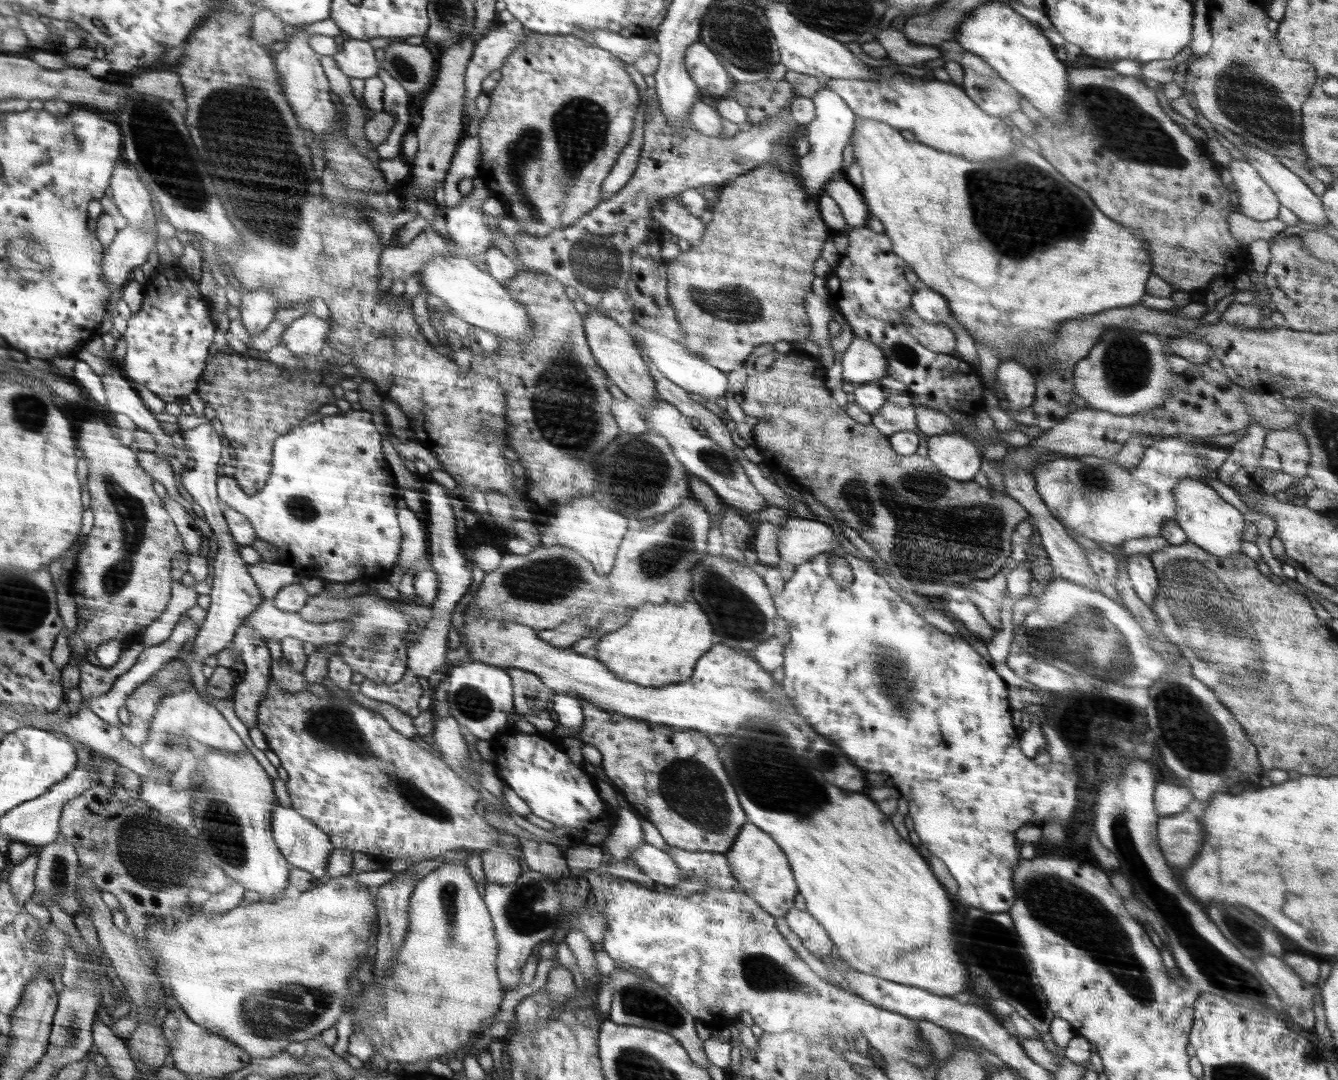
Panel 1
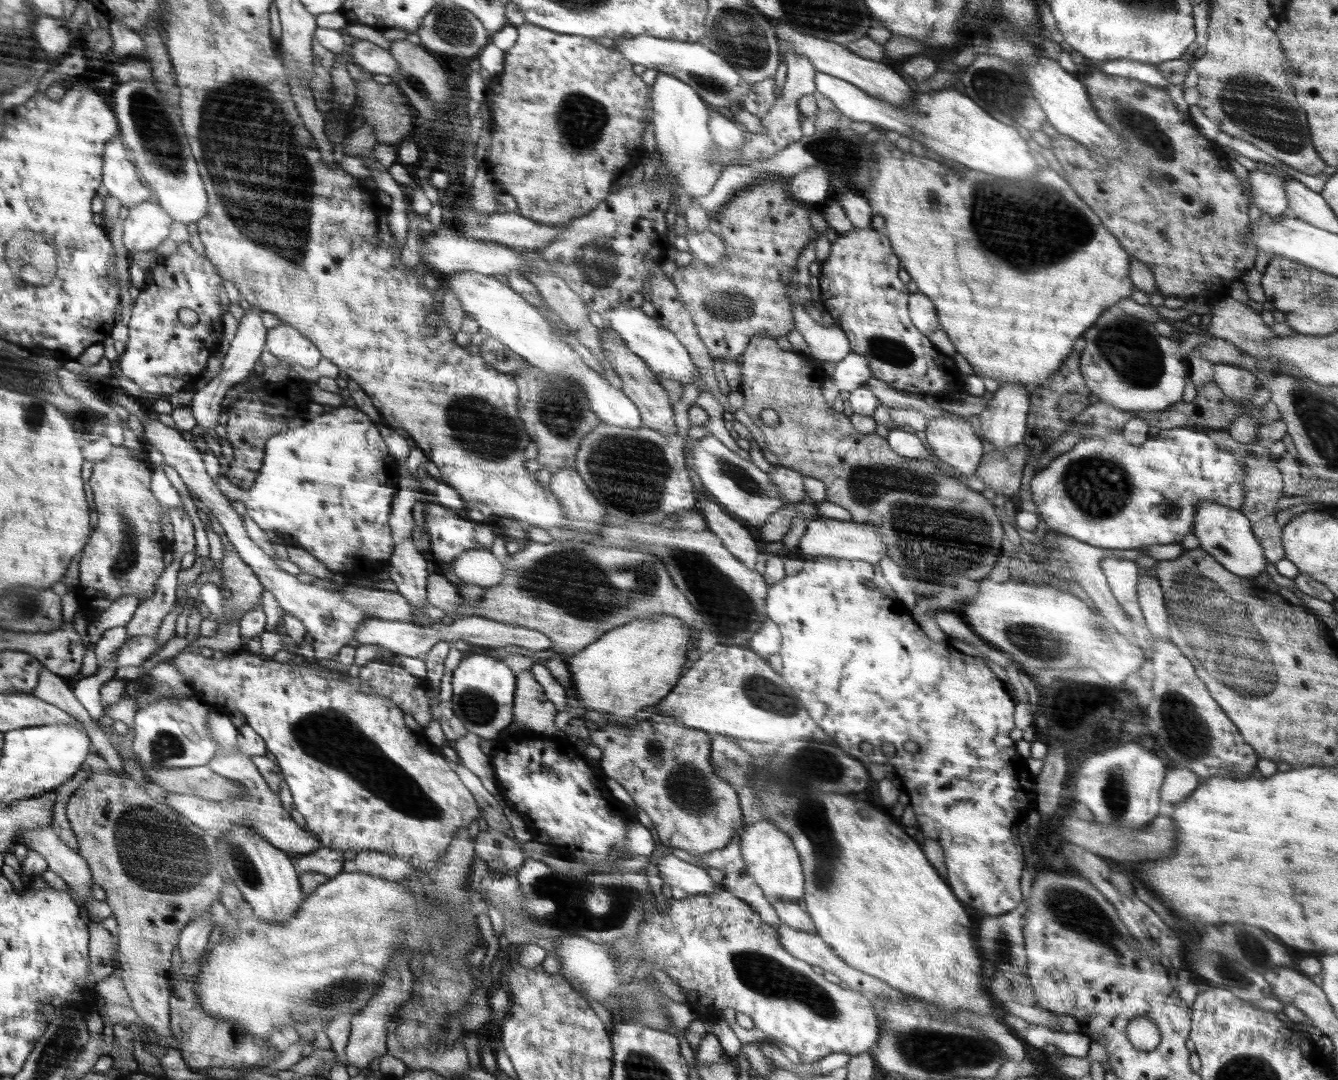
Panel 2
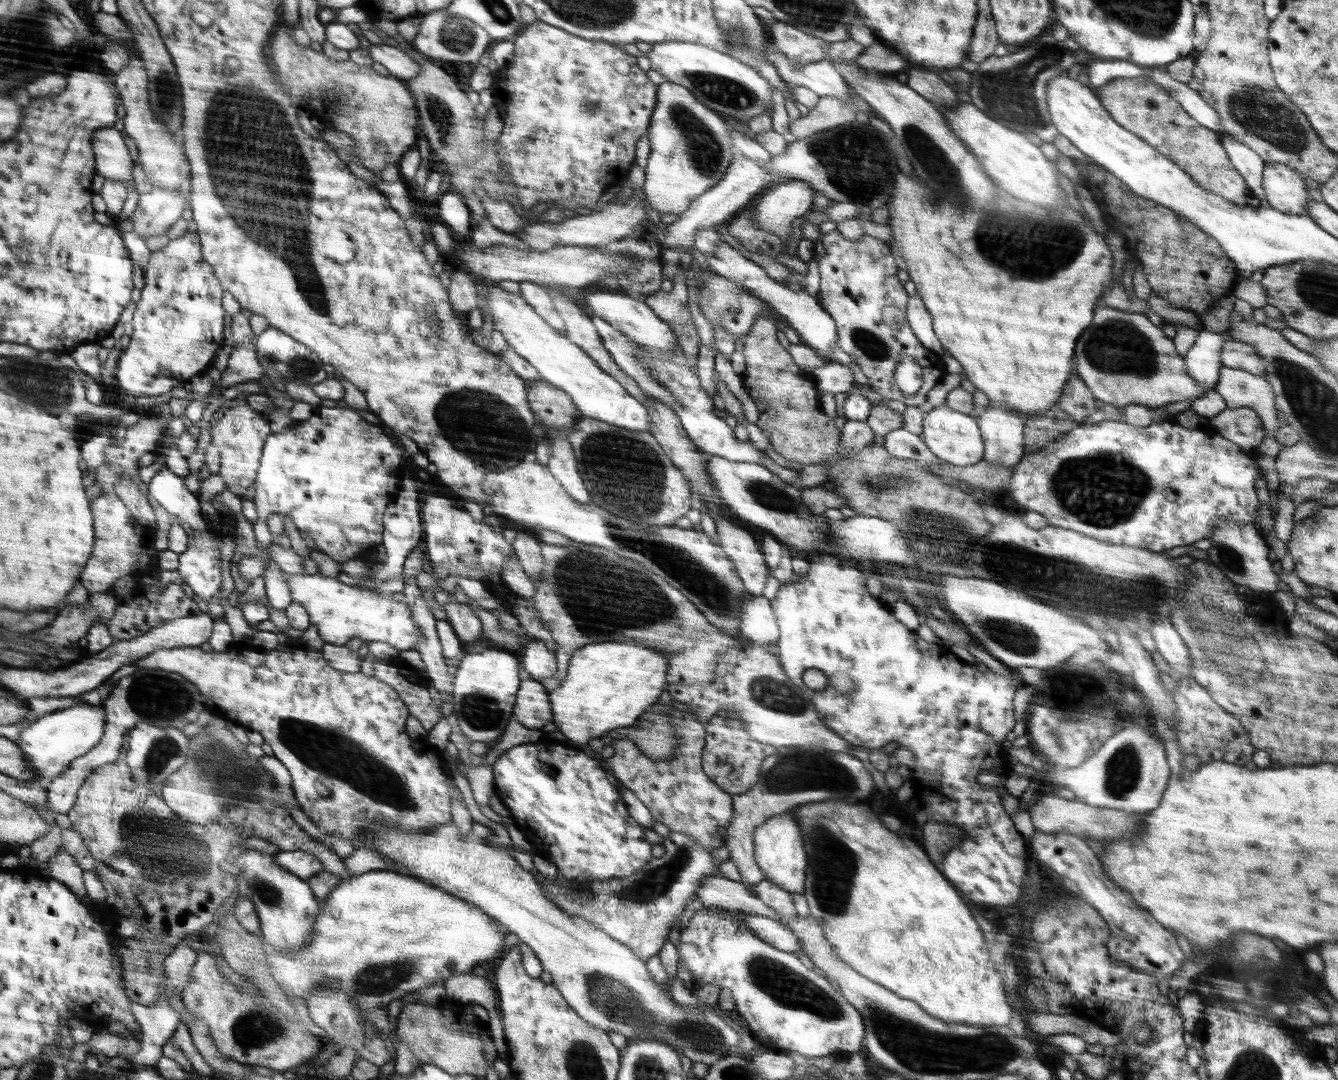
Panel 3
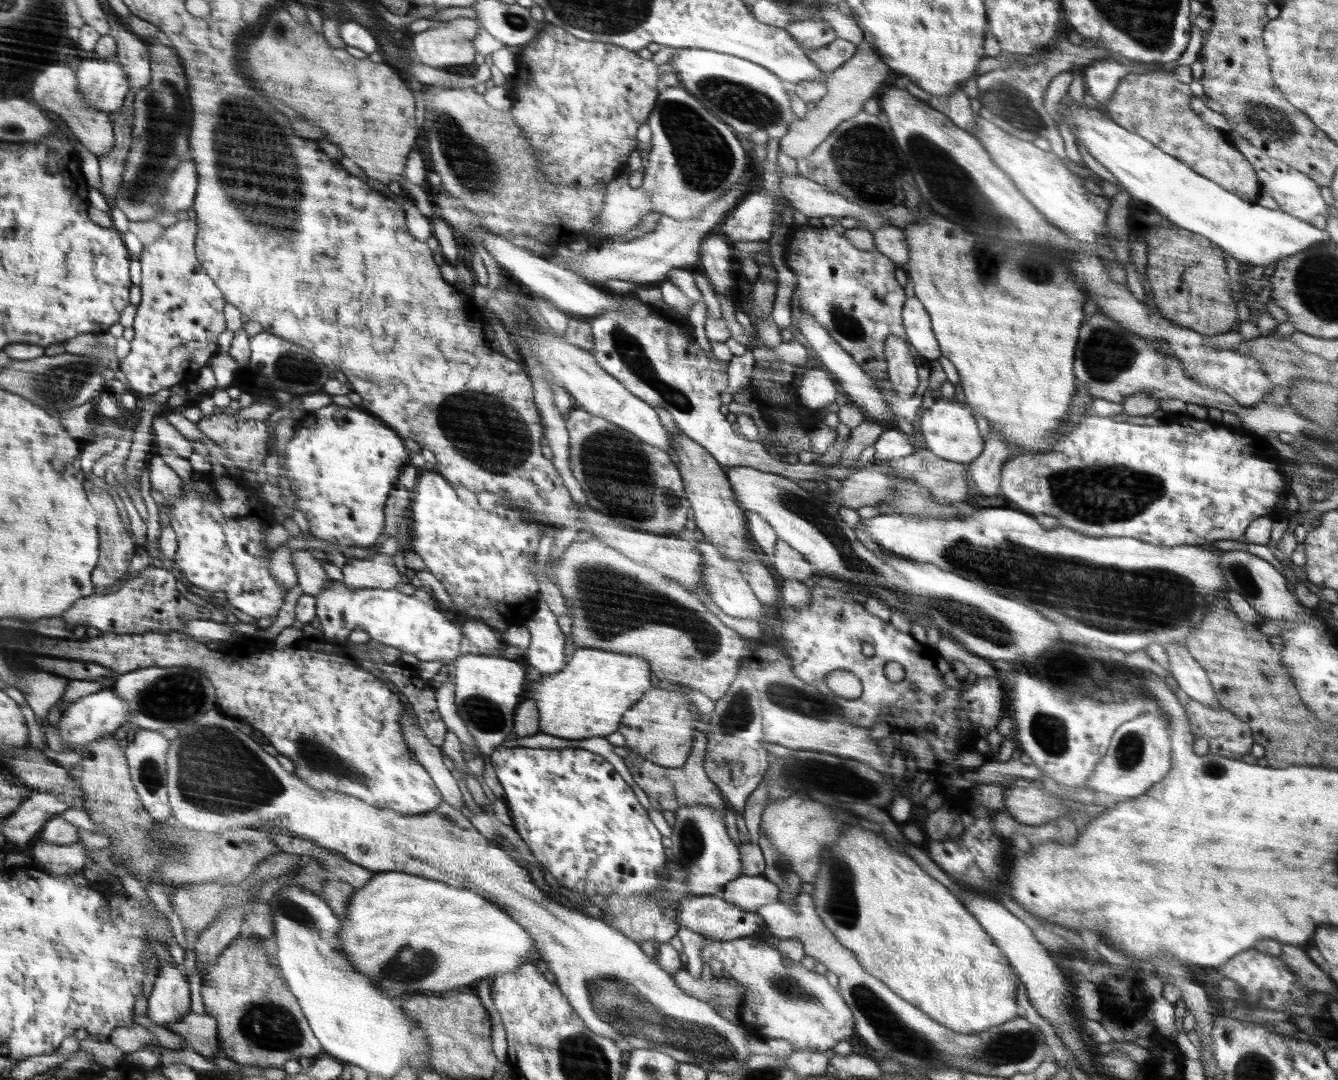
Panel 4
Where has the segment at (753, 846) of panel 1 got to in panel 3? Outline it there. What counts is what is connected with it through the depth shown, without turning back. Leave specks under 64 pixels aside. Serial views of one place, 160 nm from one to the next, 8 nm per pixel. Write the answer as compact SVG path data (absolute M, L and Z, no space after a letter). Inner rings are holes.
M793 808L782 814L775 814L767 818L755 830L756 832L752 837L755 845L754 859L758 867L762 869L766 881L771 881L789 893L804 893L808 859L806 859L805 841L802 839L802 833L800 833L800 829L796 824Z

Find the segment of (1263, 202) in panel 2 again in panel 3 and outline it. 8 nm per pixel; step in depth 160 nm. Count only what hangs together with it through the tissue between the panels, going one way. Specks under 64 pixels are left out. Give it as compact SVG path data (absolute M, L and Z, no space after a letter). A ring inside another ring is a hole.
M1266 163L1262 188L1272 208L1286 214L1306 215L1309 200L1306 184L1298 171L1286 164Z

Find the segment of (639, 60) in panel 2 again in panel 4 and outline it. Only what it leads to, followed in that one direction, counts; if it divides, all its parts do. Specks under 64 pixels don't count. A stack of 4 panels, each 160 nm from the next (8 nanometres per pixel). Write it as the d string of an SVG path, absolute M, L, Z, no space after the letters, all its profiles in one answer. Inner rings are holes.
M697 48L677 49L668 63L677 70L677 78L680 84L685 89L689 89L689 93L713 115L731 126L741 139L748 138L758 129L764 129L769 138L781 139L786 134L788 127L798 118L797 114L791 109L786 83L759 64L734 55Z

